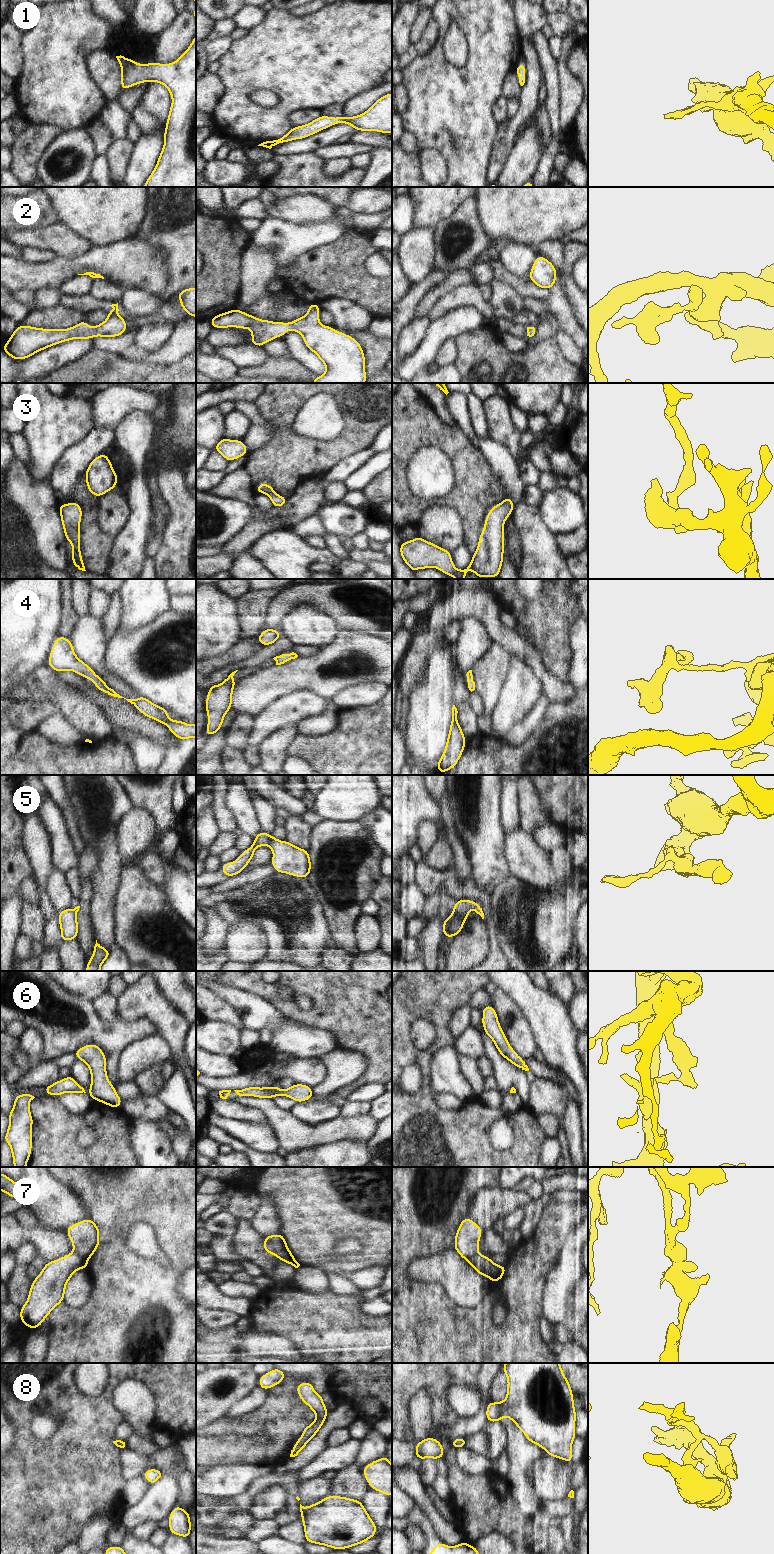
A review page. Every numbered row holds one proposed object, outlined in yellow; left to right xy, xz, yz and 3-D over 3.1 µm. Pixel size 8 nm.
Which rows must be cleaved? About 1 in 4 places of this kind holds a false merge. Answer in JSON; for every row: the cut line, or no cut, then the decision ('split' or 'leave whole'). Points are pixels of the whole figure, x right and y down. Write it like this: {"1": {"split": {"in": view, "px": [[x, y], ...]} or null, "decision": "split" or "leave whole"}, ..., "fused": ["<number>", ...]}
{"1": {"split": null, "decision": "leave whole"}, "2": {"split": null, "decision": "leave whole"}, "3": {"split": null, "decision": "leave whole"}, "4": {"split": null, "decision": "leave whole"}, "5": {"split": {"in": "yz", "px": [[453, 911], [463, 922]]}, "decision": "split"}, "6": {"split": null, "decision": "leave whole"}, "7": {"split": {"in": "xz", "px": [[265, 1240], [272, 1245], [280, 1259]]}, "decision": "split"}, "8": {"split": null, "decision": "leave whole"}, "fused": ["5", "7"]}

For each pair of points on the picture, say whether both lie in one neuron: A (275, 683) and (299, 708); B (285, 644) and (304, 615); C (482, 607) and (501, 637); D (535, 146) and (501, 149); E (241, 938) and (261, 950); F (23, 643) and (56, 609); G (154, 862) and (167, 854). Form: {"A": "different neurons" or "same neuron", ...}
{"A": "different neurons", "B": "different neurons", "C": "same neuron", "D": "different neurons", "E": "same neuron", "F": "same neuron", "G": "different neurons"}

